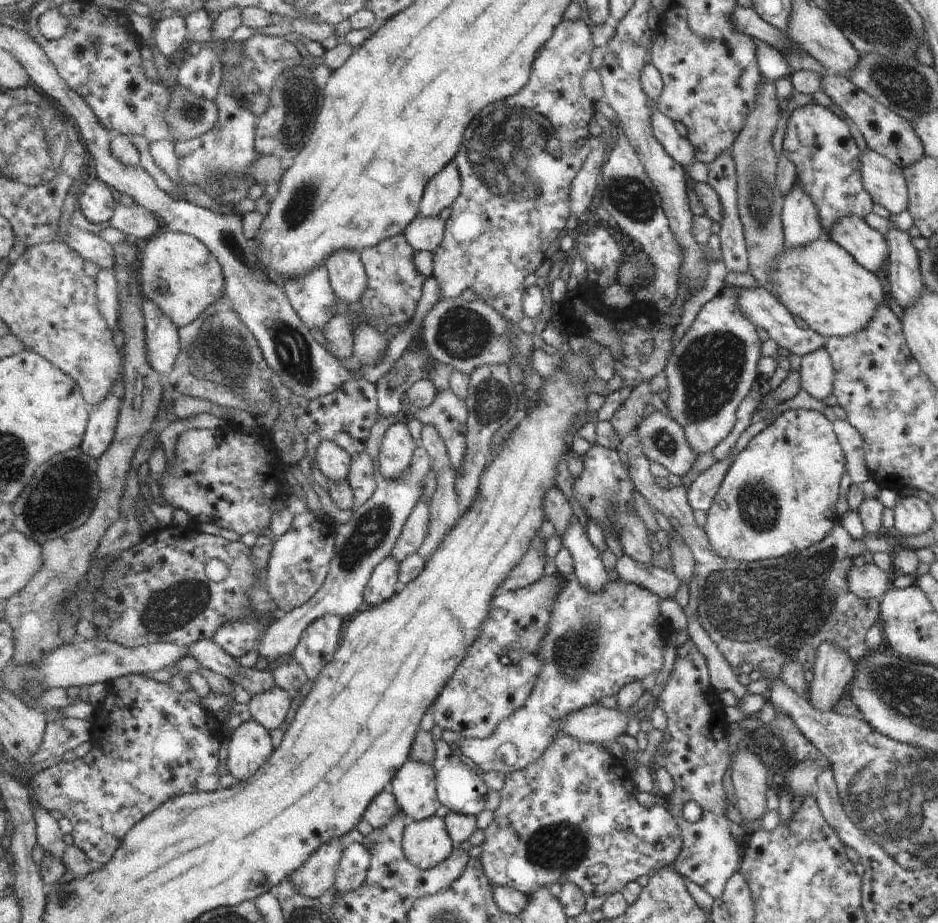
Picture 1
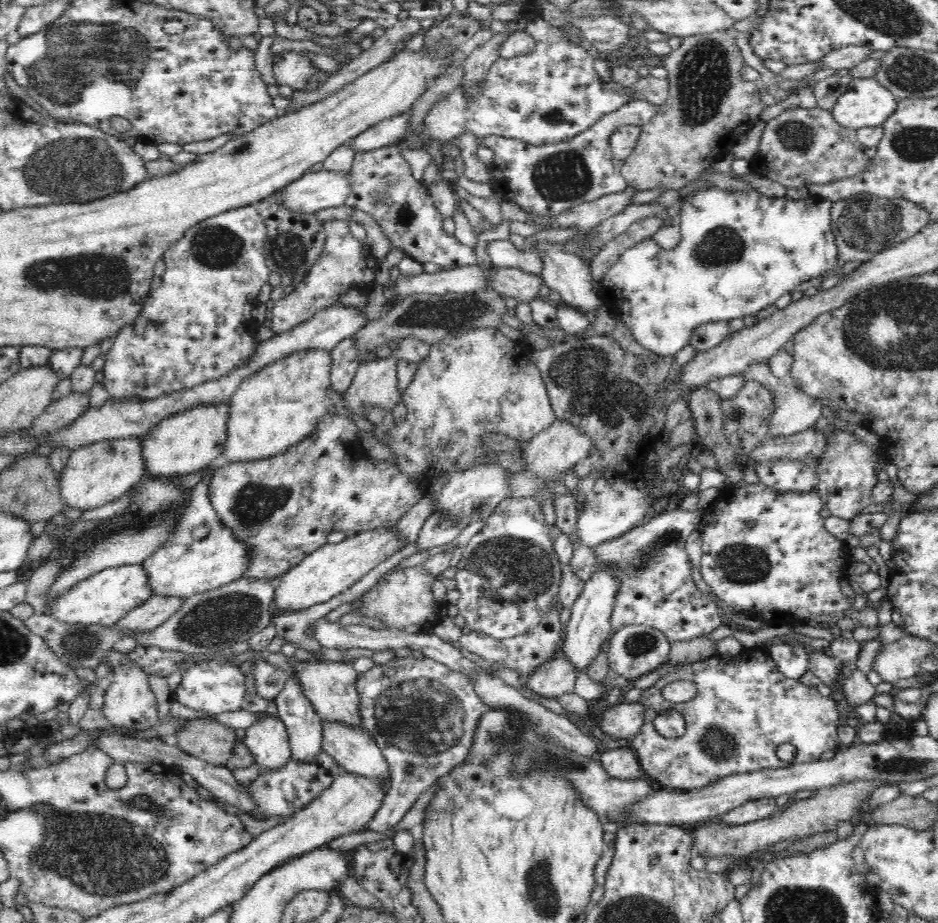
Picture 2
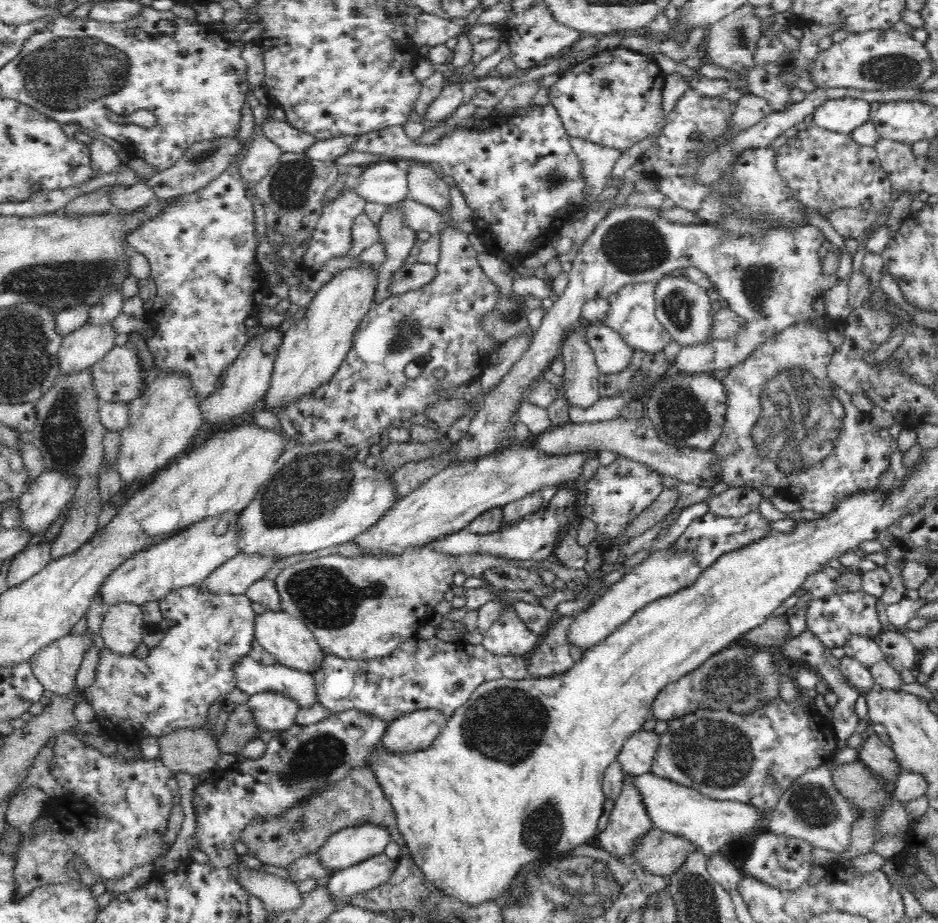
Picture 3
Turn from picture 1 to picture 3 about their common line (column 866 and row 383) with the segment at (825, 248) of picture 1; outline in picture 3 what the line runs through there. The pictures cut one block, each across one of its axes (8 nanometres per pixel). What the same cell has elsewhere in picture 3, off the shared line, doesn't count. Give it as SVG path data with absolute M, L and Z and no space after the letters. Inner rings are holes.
M357 266L332 274L317 291L300 320L292 320L275 360L269 389L265 394L265 408L284 408L306 392L322 386L340 368L353 343L354 333L374 304L378 268Z

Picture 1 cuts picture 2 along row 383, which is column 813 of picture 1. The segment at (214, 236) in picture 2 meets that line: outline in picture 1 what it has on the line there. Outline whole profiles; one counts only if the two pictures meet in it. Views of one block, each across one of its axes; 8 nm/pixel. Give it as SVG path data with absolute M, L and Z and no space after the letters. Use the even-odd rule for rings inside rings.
M809 103L793 110L785 122L783 152L795 166L796 180L803 192L809 194L823 235L831 228L831 222L843 216L857 216L863 219L873 206L869 194L861 184L859 152L845 123L827 107Z

